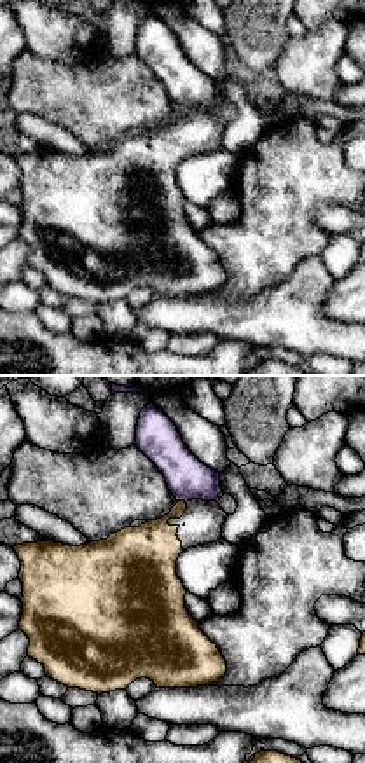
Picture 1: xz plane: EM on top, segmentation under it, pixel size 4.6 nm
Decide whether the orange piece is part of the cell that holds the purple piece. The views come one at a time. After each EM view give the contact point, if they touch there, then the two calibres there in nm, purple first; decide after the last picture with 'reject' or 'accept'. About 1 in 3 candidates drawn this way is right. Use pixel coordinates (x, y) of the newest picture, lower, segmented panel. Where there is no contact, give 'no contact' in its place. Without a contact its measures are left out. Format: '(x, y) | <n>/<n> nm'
(182, 500) | 190/220 nm

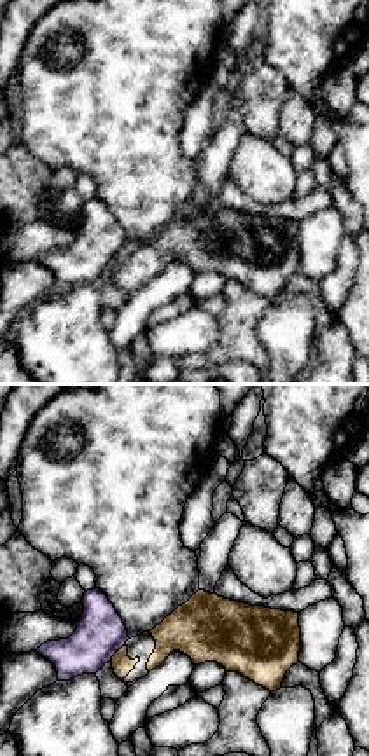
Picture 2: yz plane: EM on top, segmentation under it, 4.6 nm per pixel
(118, 650) | 220/90 nm

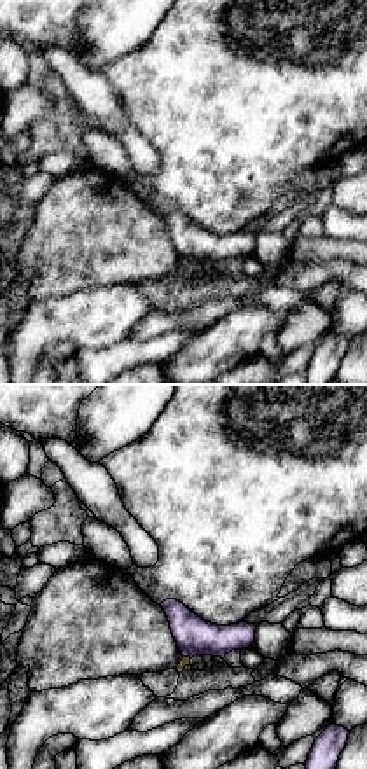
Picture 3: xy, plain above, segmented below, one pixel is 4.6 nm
(187, 656) | 180/50 nm

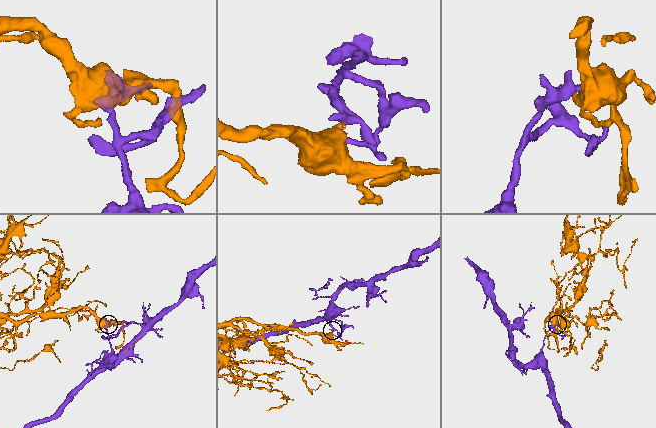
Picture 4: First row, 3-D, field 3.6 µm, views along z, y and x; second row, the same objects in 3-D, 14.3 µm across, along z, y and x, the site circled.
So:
reject

